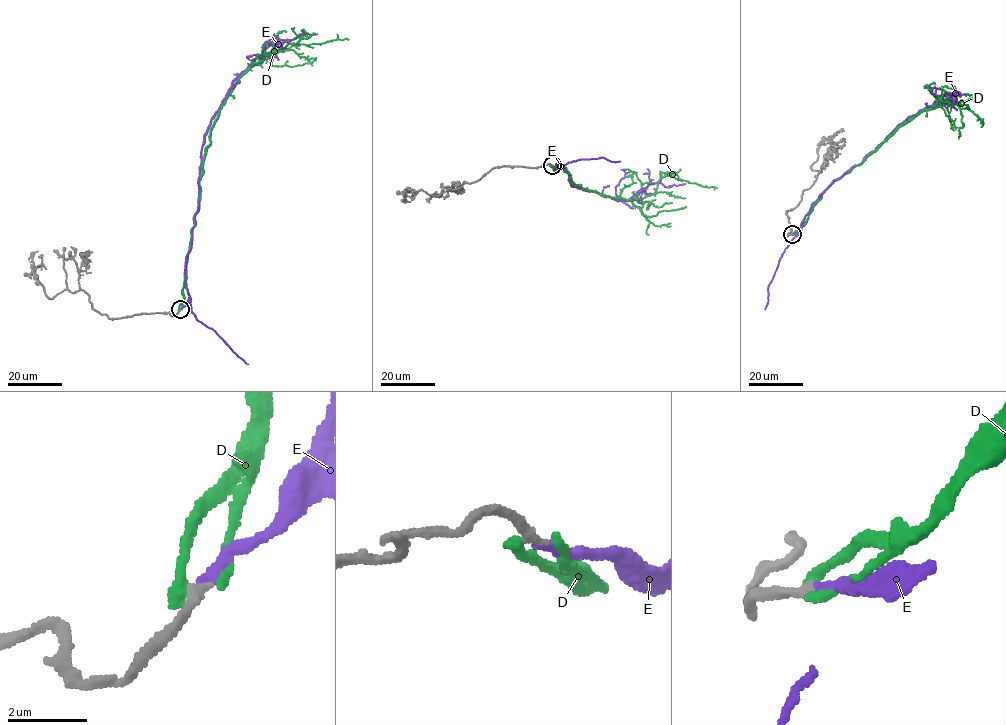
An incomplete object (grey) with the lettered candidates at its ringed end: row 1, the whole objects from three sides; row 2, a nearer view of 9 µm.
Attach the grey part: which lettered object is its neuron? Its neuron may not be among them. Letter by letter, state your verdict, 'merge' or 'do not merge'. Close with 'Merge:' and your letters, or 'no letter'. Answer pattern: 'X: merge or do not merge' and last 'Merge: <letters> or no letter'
D: do not merge
E: merge
Merge: E

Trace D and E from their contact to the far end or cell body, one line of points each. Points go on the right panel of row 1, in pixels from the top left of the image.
D: (792, 234), (806, 223), (826, 187), (917, 113), (938, 104), (952, 106), (948, 99), (940, 105), (956, 129)
E: (792, 234), (800, 231), (821, 193), (897, 125), (952, 100), (947, 94), (954, 100), (952, 107)

